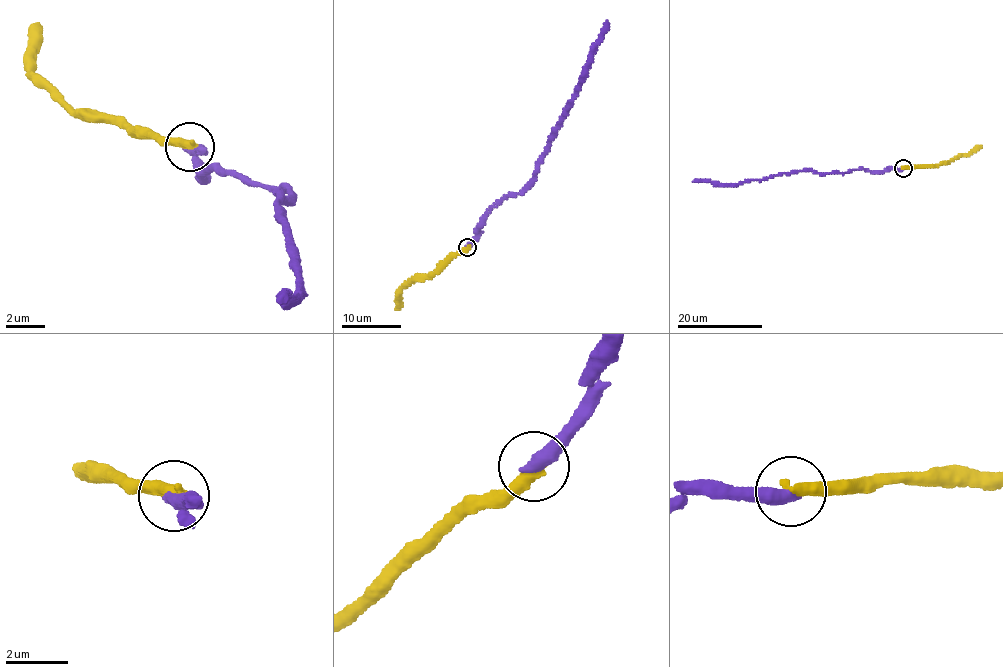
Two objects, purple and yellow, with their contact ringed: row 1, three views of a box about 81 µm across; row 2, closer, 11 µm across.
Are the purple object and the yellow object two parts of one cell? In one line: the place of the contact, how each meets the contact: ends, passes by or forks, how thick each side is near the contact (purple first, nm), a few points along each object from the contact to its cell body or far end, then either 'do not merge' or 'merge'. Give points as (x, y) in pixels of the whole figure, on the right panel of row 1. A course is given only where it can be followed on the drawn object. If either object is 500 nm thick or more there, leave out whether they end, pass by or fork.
at (903, 168); purple ends there; yellow ends there; 480 nm thick on the purple side, 400 nm on the other; purple runs (903, 168), (869, 171), (793, 171), (734, 184), (693, 181); yellow runs (902, 168), (934, 166), (982, 146); merge

